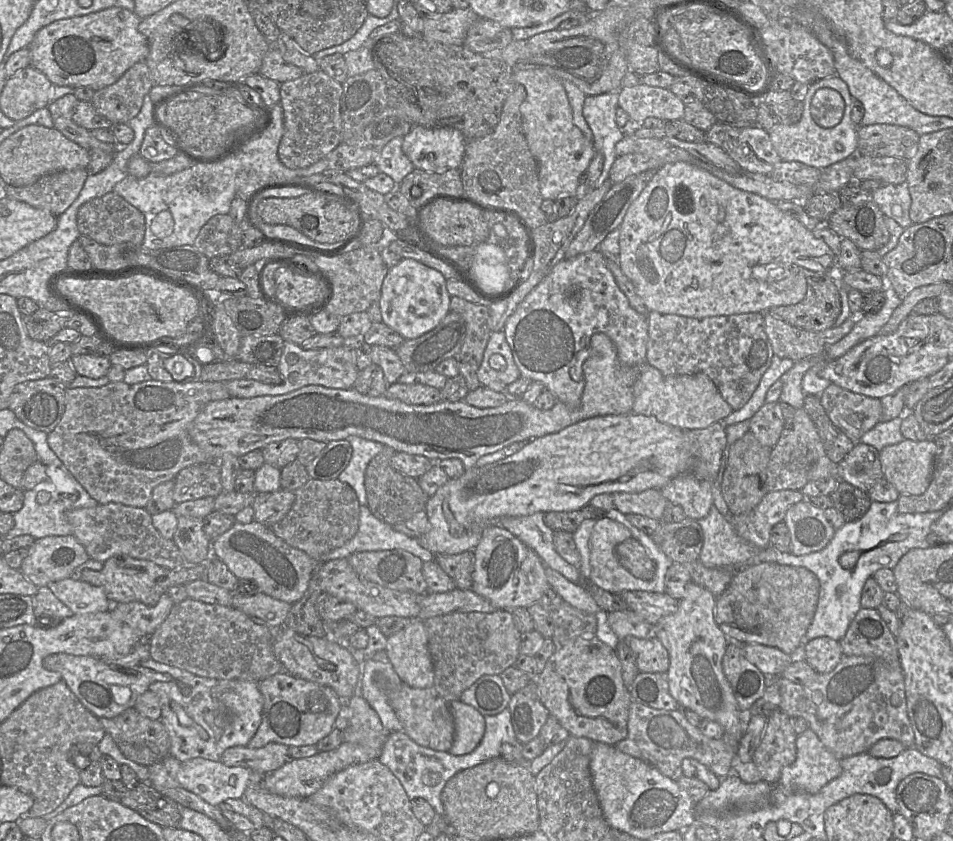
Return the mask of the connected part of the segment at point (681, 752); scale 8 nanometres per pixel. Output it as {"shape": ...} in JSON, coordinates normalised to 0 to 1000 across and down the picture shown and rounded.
{"shape":[[[663,834],[659,853],[659,874],[645,887],[654,895],[669,901],[694,920],[711,929],[717,923],[716,905],[726,901],[745,914],[756,926],[769,919],[768,904],[774,897],[772,879],[764,879],[760,873],[757,879],[747,879],[737,873],[720,854],[716,843],[690,844]]]}

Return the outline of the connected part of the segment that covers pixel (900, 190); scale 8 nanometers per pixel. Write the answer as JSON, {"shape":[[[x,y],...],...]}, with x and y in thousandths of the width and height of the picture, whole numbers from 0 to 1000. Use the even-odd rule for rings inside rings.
{"shape":[[[952,216],[945,219],[930,219],[916,228],[916,240],[924,249],[927,254],[937,259],[949,272],[958,268],[955,260],[956,233]],[[939,244],[944,244],[948,250],[945,258],[940,258],[936,250]]]}

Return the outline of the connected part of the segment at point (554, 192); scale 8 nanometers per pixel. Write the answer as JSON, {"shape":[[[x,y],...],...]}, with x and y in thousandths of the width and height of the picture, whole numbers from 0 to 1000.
{"shape":[[[571,81],[539,83],[538,93],[542,100],[548,100],[553,109],[551,119],[546,125],[546,136],[554,175],[565,195],[565,213],[569,235],[582,239],[589,233],[604,234],[608,210],[613,203],[616,203],[625,181],[621,156],[612,138],[614,111],[599,96],[579,89]]]}

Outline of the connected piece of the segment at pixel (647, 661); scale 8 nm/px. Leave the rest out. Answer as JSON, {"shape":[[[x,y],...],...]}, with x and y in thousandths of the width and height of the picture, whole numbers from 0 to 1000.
{"shape":[[[684,754],[676,760],[661,756],[654,762],[667,778],[668,792],[672,799],[700,800],[702,776],[688,756]]]}

